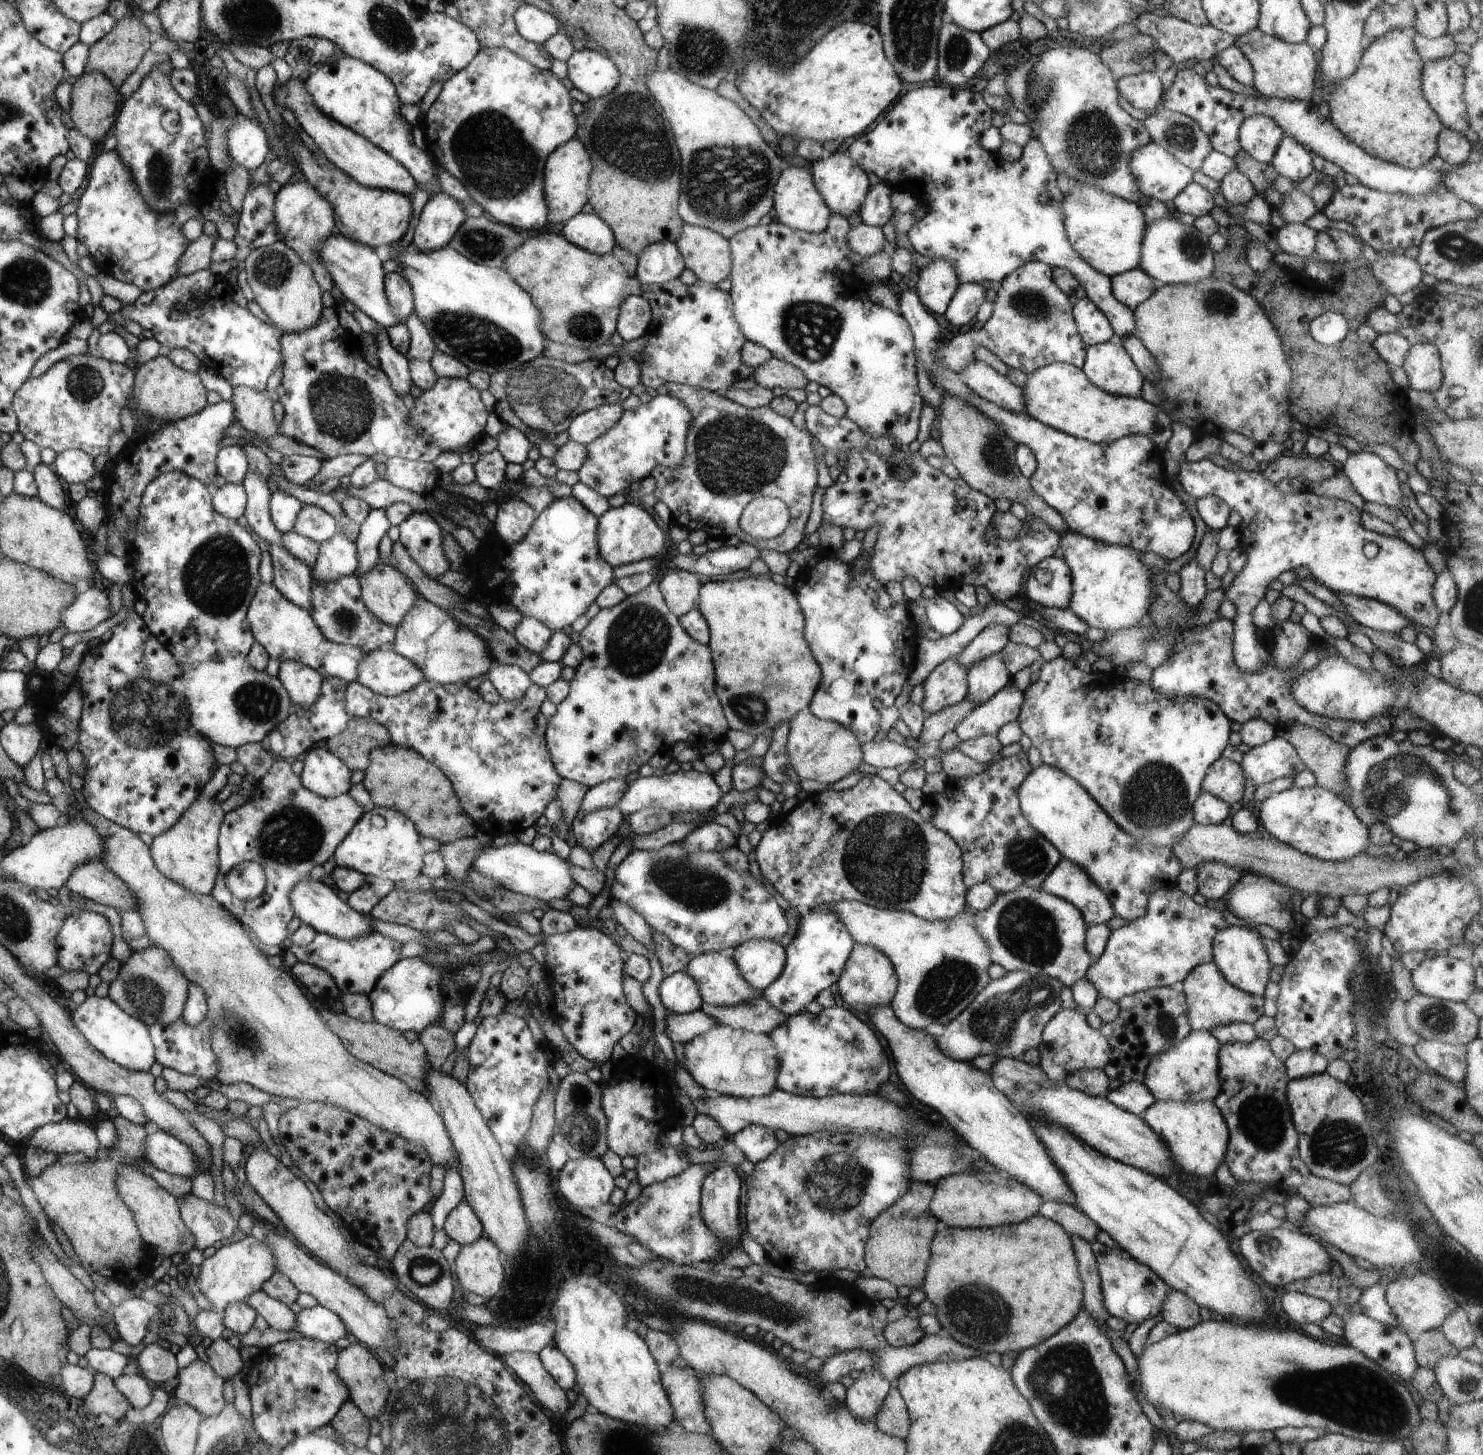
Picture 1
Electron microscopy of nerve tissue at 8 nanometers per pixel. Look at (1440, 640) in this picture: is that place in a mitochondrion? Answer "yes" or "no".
no

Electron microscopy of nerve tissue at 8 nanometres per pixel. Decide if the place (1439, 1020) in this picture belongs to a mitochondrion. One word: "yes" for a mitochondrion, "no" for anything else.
yes

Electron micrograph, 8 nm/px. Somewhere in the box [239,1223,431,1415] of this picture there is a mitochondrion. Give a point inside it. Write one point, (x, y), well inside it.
(309, 1385)

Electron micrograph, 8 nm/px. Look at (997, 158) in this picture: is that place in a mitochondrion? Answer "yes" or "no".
no

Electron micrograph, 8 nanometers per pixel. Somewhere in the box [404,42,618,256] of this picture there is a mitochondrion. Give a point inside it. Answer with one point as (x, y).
(492, 154)

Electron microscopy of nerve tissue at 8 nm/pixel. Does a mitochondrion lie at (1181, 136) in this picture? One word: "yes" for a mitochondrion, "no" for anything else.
yes

